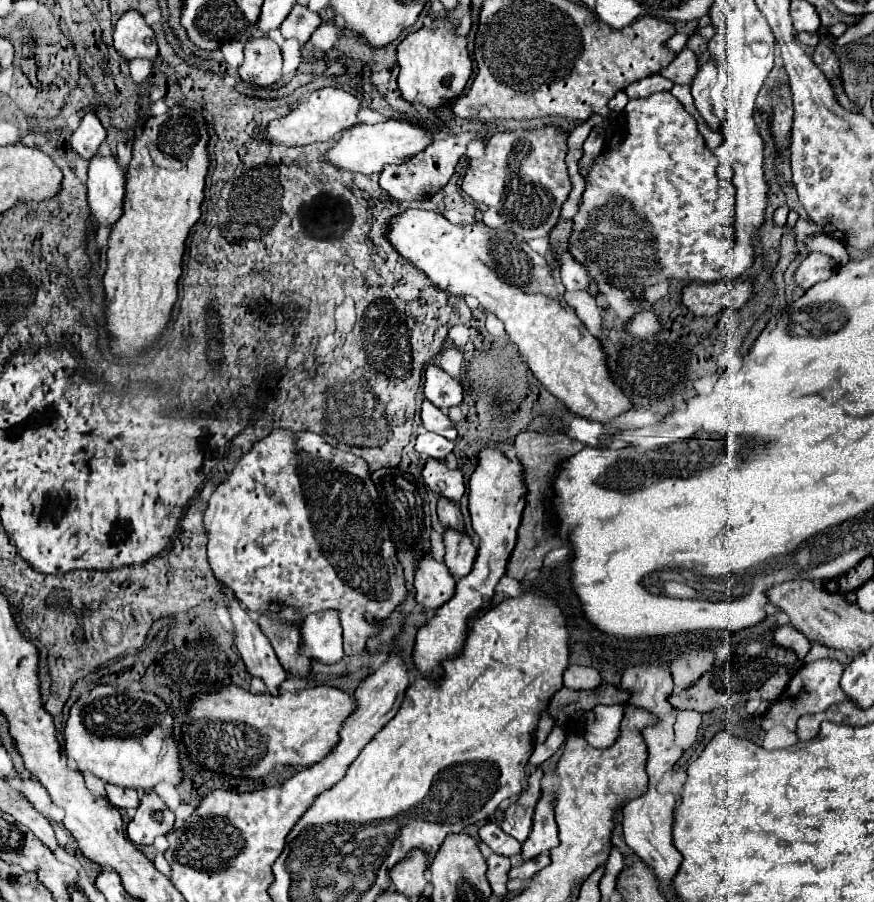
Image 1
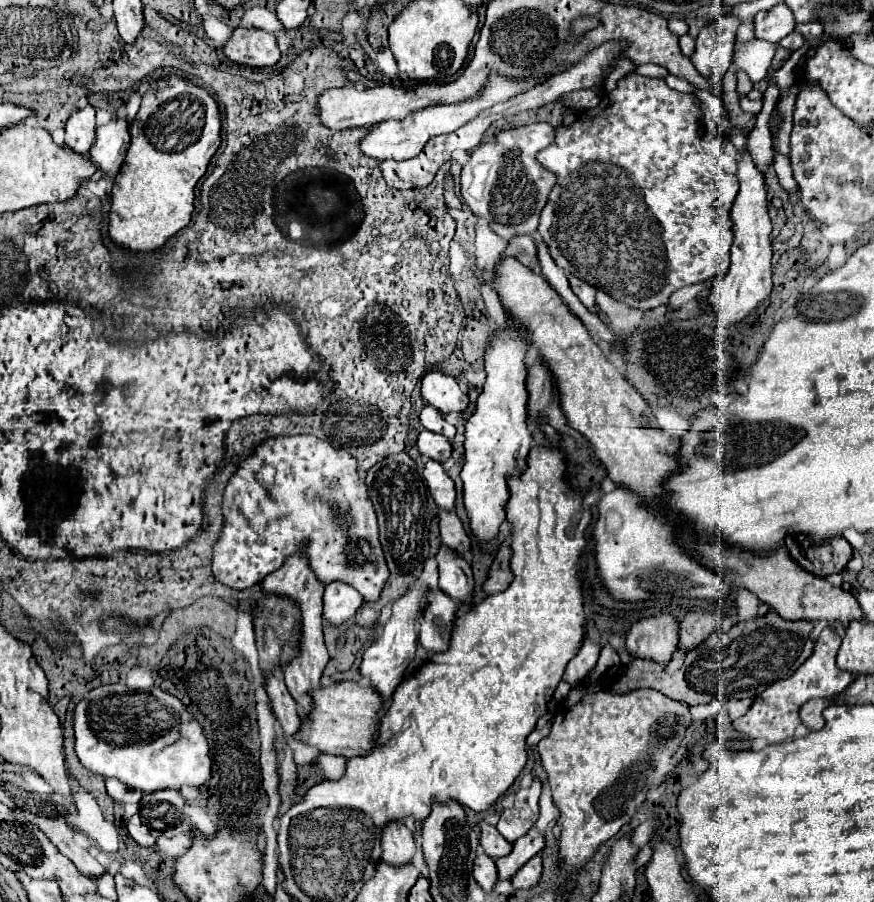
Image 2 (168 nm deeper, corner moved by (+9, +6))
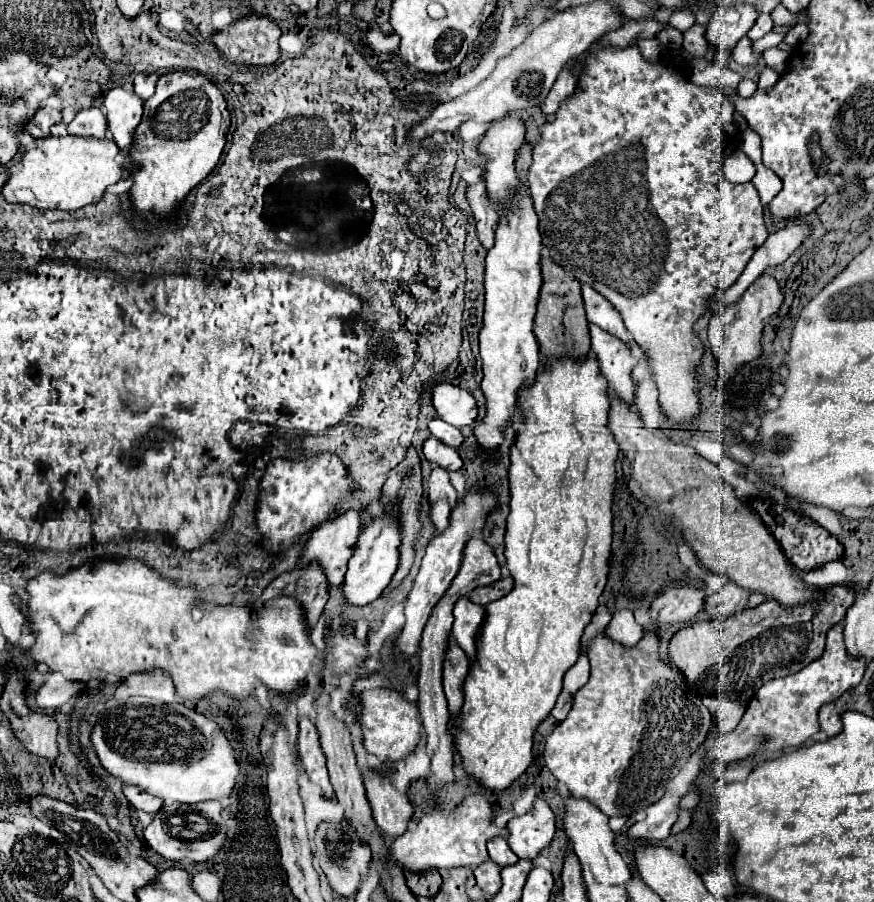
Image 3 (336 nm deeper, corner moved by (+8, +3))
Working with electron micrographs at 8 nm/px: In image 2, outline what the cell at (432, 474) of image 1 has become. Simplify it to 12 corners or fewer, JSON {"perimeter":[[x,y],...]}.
{"perimeter":[[435,460],[423,476],[437,506],[453,510],[455,482]]}

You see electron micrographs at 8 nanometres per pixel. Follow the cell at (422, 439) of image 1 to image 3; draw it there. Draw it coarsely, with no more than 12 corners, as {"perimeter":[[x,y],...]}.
{"perimeter":[[436,437],[424,441],[424,455],[448,471],[462,467],[458,451]]}

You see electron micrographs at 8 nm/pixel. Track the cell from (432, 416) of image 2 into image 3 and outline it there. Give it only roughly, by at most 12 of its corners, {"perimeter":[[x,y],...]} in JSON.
{"perimeter":[[432,419],[428,427],[436,439],[454,449],[464,441],[460,429]]}

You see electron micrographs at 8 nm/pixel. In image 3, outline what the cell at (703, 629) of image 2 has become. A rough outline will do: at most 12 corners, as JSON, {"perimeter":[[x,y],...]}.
{"perimeter":[[729,582],[706,599],[708,617],[728,615],[746,608],[748,589]]}

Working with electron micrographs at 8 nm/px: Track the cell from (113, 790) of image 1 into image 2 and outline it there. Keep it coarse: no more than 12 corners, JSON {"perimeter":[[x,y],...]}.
{"perimeter":[[115,778],[105,780],[107,794],[119,802],[139,802],[143,792]]}

